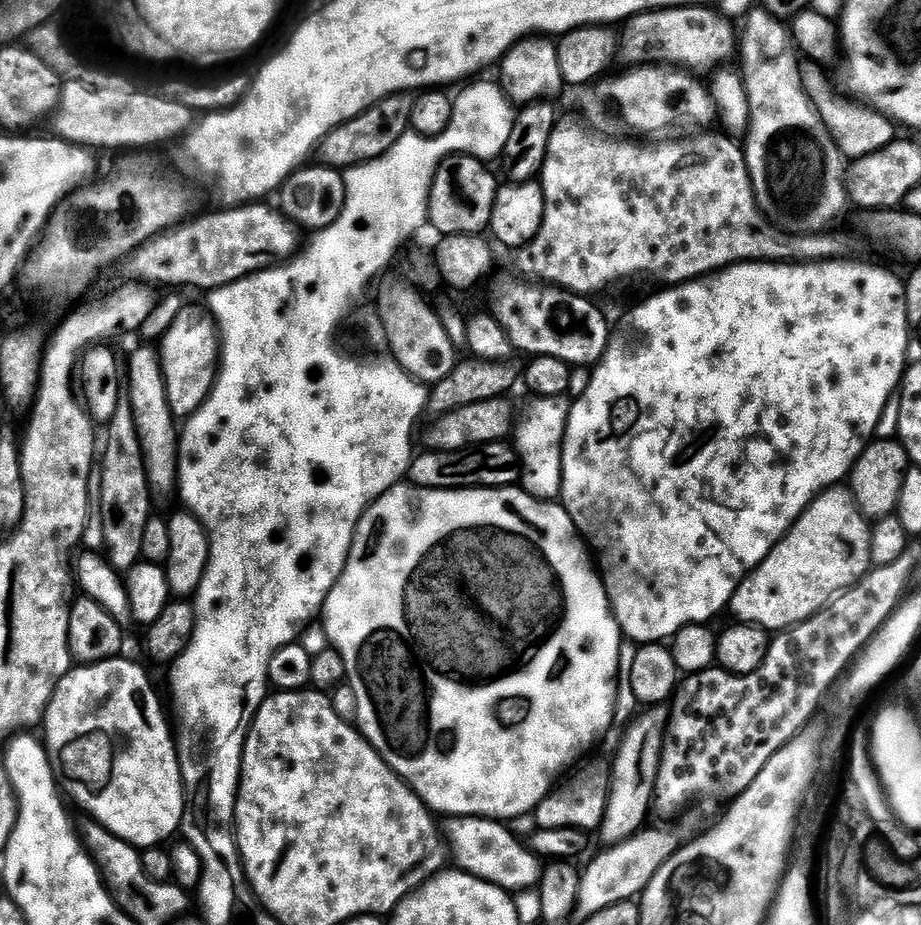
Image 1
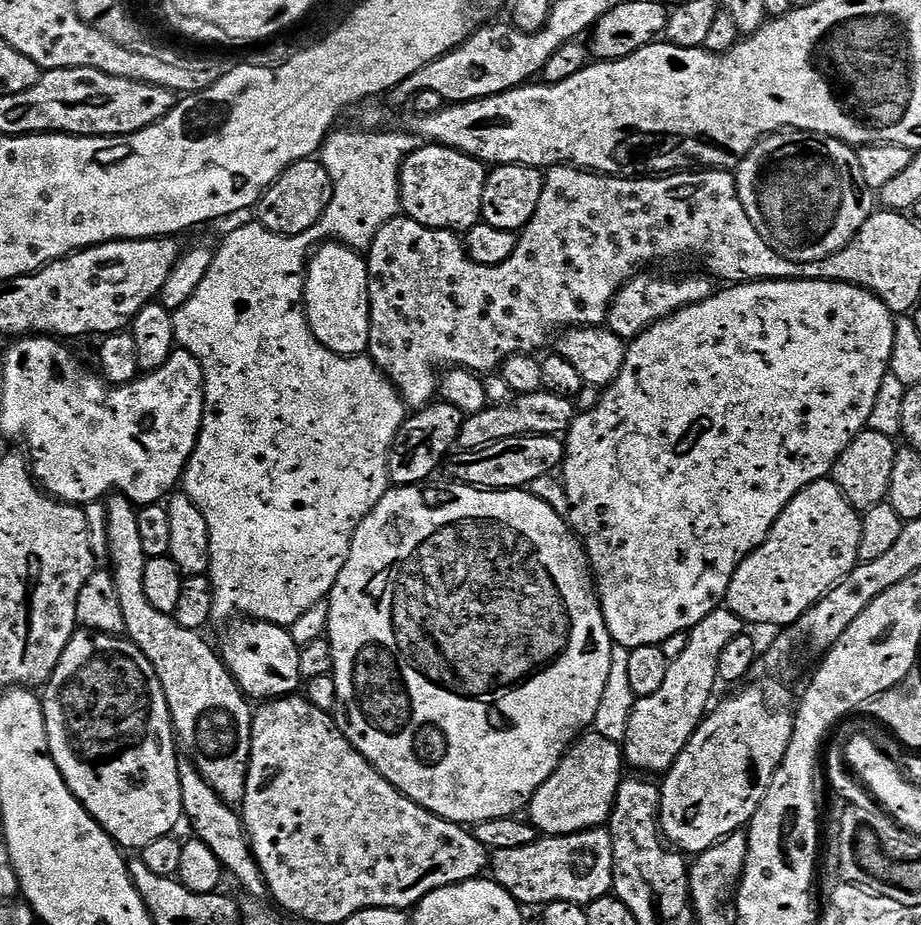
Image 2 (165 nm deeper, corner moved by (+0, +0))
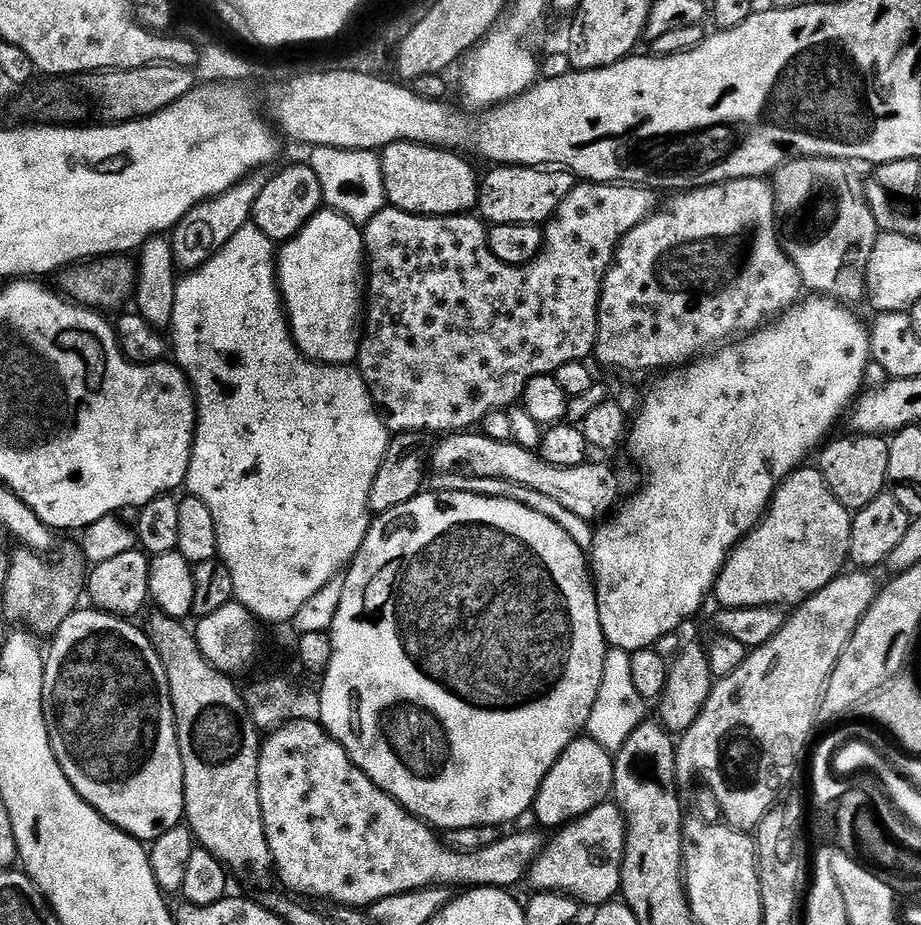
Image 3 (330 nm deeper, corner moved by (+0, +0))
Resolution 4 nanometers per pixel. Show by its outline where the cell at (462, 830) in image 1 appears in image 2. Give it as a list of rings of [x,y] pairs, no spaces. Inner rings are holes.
[[[601,826],[570,833],[568,836],[544,836],[530,846],[495,850],[490,856],[490,876],[514,897],[517,904],[574,902],[587,906],[612,892],[614,850],[612,836]]]

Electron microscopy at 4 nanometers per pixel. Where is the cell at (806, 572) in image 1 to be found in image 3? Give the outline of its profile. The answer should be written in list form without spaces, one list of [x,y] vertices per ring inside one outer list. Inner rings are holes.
[[[804,466],[793,472],[777,488],[763,520],[732,549],[714,589],[714,596],[724,603],[725,609],[753,608],[767,604],[796,606],[807,600],[809,596],[822,591],[831,580],[835,580],[845,571],[844,563],[847,565],[850,560],[848,551],[852,533],[852,516],[849,509],[844,508],[838,502],[838,498],[834,498],[819,467],[808,467]]]

